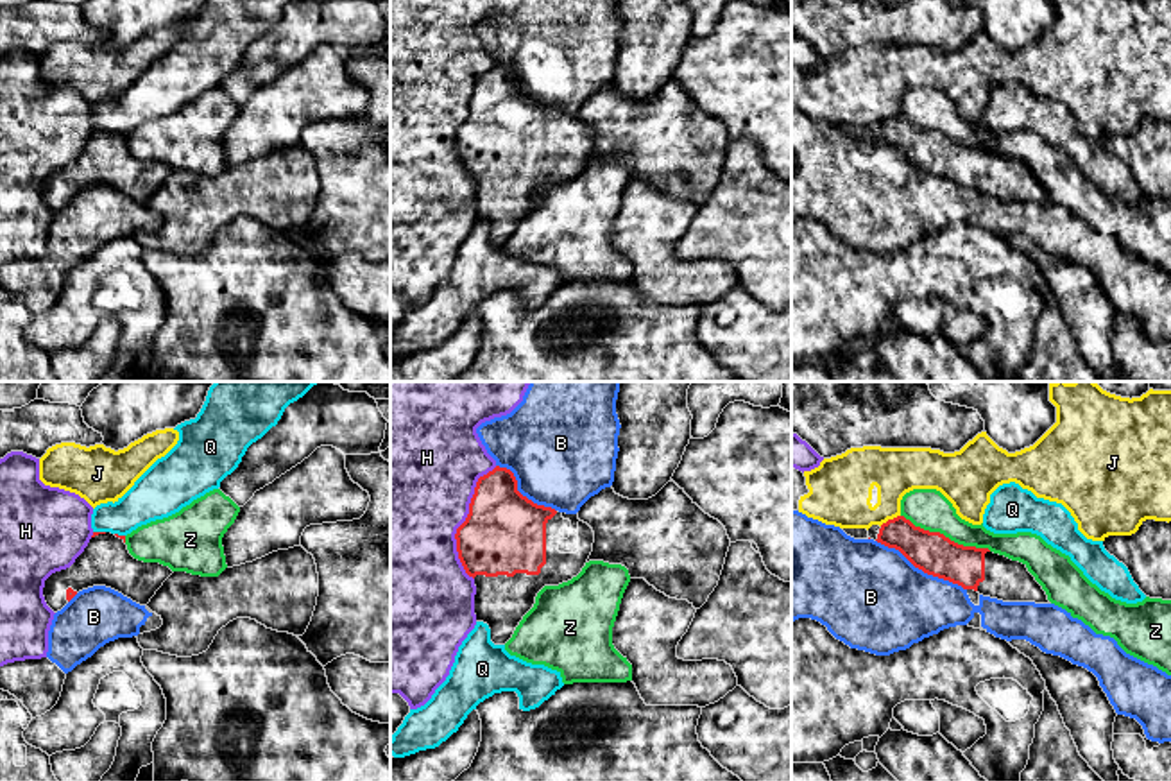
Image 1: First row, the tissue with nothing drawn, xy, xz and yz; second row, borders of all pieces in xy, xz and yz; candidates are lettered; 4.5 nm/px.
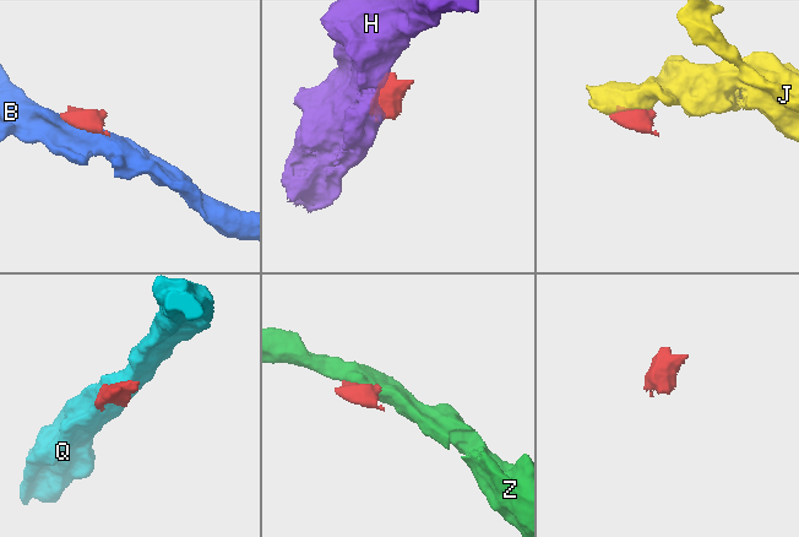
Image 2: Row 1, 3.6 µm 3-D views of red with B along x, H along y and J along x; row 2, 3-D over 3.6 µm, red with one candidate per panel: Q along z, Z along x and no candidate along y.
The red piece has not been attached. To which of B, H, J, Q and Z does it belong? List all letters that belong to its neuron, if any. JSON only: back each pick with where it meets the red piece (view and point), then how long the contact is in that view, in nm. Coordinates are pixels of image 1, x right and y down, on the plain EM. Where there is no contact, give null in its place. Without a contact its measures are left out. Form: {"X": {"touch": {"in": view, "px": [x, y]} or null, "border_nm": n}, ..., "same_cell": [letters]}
{"same_cell": []}

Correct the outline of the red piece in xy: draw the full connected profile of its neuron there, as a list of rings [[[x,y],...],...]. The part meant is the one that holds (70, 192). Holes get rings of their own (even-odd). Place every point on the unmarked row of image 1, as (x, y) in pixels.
[[[93,131],[84,150],[75,161],[45,179],[43,195],[57,211],[79,190],[106,185],[140,204],[147,204],[156,190],[174,170],[159,161],[134,158],[125,143],[125,134]]]

